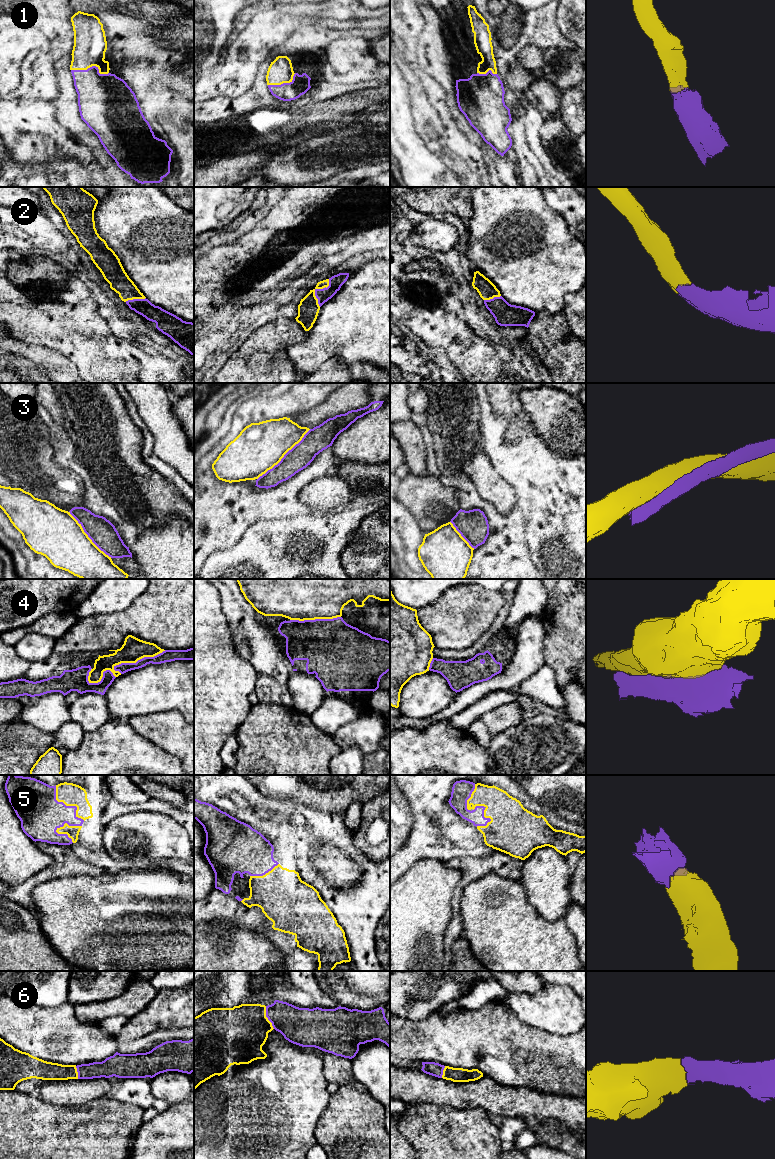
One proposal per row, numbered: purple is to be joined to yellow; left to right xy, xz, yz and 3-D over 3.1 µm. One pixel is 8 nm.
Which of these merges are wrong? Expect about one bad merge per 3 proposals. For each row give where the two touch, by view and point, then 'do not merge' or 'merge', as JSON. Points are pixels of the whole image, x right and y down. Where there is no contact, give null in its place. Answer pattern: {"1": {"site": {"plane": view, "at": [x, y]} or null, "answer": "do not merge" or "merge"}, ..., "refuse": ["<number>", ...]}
{"1": {"site": {"plane": "xy", "at": [91, 66]}, "answer": "merge"}, "2": {"site": {"plane": "xz", "at": [316, 288]}, "answer": "merge"}, "3": {"site": {"plane": "xz", "at": [283, 456]}, "answer": "do not merge"}, "4": {"site": {"plane": "xy", "at": [138, 659]}, "answer": "do not merge"}, "5": {"site": {"plane": "xy", "at": [67, 805]}, "answer": "merge"}, "6": {"site": {"plane": "xz", "at": [266, 1017]}, "answer": "merge"}, "refuse": ["3", "4"]}

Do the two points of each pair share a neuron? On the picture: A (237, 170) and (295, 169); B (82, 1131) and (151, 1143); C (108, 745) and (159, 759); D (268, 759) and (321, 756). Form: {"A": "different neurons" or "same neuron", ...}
{"A": "different neurons", "B": "different neurons", "C": "same neuron", "D": "same neuron"}

